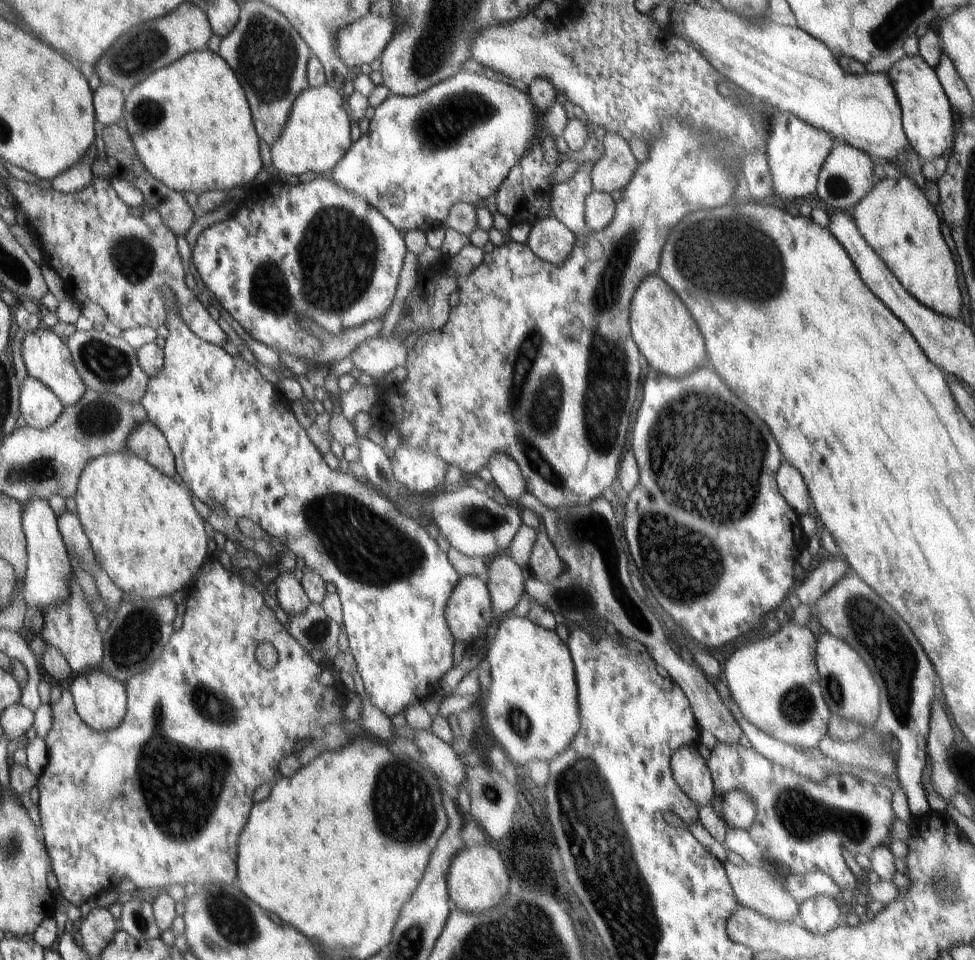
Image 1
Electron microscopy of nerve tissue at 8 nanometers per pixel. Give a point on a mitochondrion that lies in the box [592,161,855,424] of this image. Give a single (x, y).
(756, 253)

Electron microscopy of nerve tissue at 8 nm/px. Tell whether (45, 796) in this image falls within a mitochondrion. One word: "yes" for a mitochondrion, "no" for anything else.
no

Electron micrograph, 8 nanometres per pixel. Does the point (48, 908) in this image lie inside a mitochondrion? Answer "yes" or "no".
no

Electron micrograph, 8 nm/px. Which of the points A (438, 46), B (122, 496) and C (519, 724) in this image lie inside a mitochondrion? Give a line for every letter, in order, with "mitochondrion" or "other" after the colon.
A: mitochondrion
B: other
C: mitochondrion

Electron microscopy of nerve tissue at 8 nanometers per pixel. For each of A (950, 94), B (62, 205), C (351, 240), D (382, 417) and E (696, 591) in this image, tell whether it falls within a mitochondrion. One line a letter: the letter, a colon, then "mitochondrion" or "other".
A: other
B: other
C: mitochondrion
D: other
E: mitochondrion

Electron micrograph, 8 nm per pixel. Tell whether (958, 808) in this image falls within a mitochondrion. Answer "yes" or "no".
no

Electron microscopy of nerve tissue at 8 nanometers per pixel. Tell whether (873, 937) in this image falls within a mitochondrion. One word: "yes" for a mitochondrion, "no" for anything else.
no

